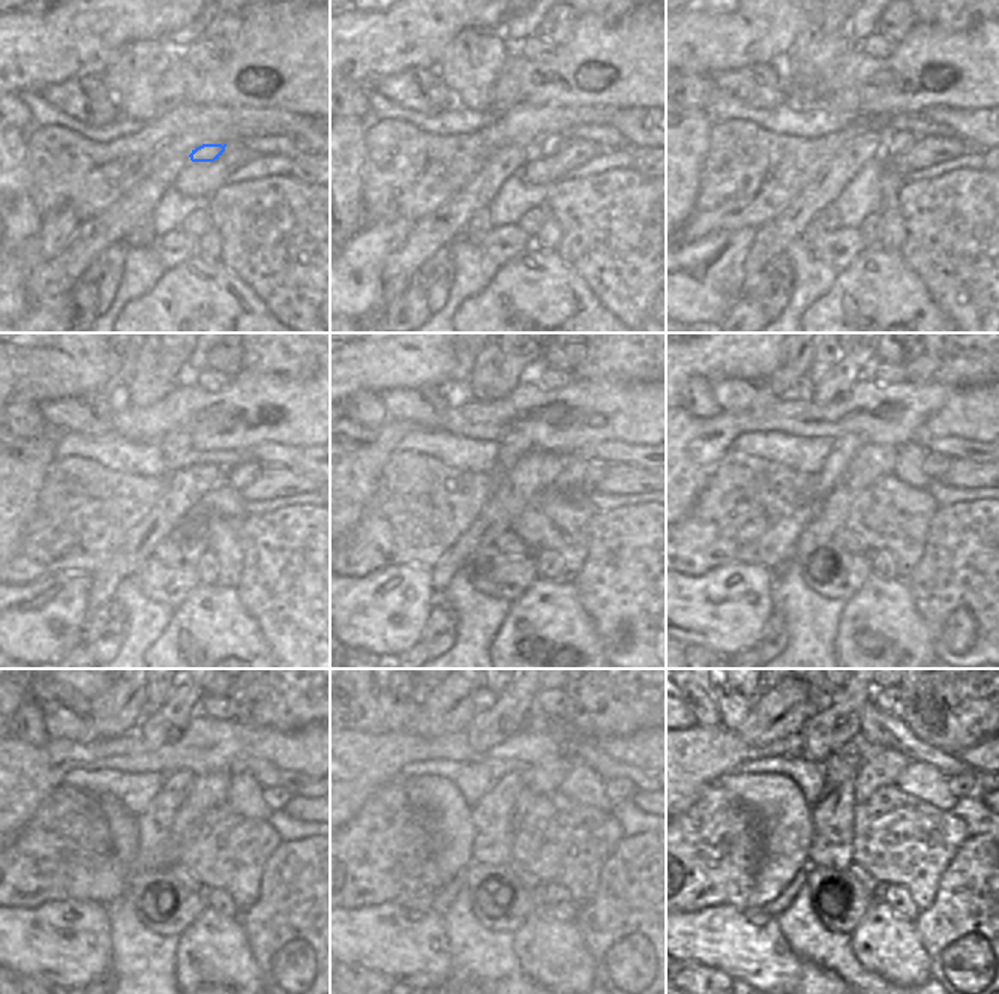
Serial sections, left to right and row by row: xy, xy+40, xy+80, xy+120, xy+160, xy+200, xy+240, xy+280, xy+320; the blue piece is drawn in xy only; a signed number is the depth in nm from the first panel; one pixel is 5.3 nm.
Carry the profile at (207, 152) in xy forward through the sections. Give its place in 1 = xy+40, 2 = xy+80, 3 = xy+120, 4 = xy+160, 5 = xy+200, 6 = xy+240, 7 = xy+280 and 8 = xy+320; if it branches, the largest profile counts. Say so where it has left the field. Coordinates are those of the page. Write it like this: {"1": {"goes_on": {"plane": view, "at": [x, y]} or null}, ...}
{"1": {"goes_on": {"plane": "xy+40", "at": [549, 146]}}, "2": {"goes_on": {"plane": "xy+80", "at": [893, 143]}}, "3": {"goes_on": {"plane": "xy+120", "at": [239, 477]}}, "4": {"goes_on": {"plane": "xy+160", "at": [594, 468]}}, "5": {"goes_on": {"plane": "xy+200", "at": [935, 465]}}, "6": {"goes_on": {"plane": "xy+240", "at": [276, 798]}}, "7": {"goes_on": {"plane": "xy+280", "at": [617, 790]}}, "8": {"goes_on": {"plane": "xy+320", "at": [962, 784]}}}

